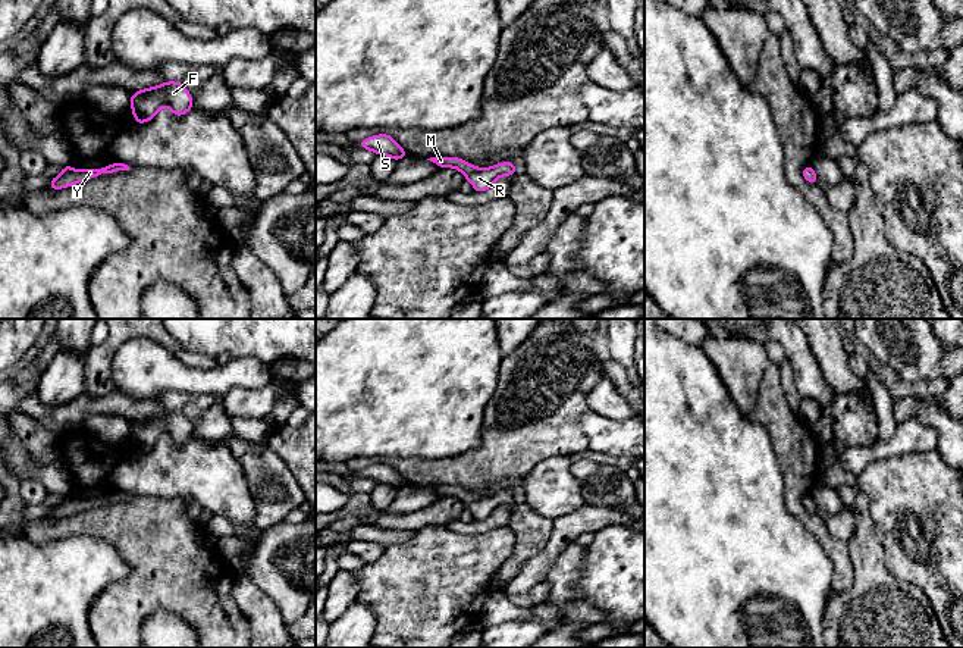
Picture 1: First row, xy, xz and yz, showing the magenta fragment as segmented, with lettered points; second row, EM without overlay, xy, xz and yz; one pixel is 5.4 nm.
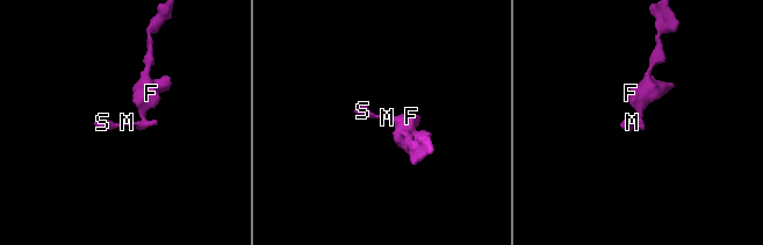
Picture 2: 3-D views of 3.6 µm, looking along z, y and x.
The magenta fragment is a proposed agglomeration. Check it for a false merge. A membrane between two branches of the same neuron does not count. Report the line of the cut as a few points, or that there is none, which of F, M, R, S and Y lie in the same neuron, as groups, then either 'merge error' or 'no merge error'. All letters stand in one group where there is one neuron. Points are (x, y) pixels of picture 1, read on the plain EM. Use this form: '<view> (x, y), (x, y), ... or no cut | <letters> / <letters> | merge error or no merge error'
no cut | F M R S Y | no merge error

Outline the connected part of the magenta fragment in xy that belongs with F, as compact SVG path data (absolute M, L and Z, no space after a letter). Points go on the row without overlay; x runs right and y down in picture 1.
M175 410L132 422L129 433L135 453L150 451L163 435L175 445L183 445L194 436L192 425L182 411Z

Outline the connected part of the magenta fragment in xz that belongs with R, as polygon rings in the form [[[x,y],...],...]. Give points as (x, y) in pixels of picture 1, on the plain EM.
[[[430,486],[437,497],[454,497],[462,501],[477,522],[487,520],[499,505],[512,505],[518,497],[511,491],[504,491],[486,498],[473,495],[459,486]]]

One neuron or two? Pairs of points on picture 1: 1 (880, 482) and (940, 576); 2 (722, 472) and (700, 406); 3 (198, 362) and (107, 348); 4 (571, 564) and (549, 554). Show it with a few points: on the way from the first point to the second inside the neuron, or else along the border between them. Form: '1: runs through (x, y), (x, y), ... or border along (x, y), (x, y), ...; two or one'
1: runs through (903, 506), (916, 519), (918, 534), (934, 553); one
2: runs through (712, 454), (712, 419); one
3: runs through (176, 348), (159, 334), (129, 334); one
4: border along (573, 542), (557, 557), (542, 581); two

